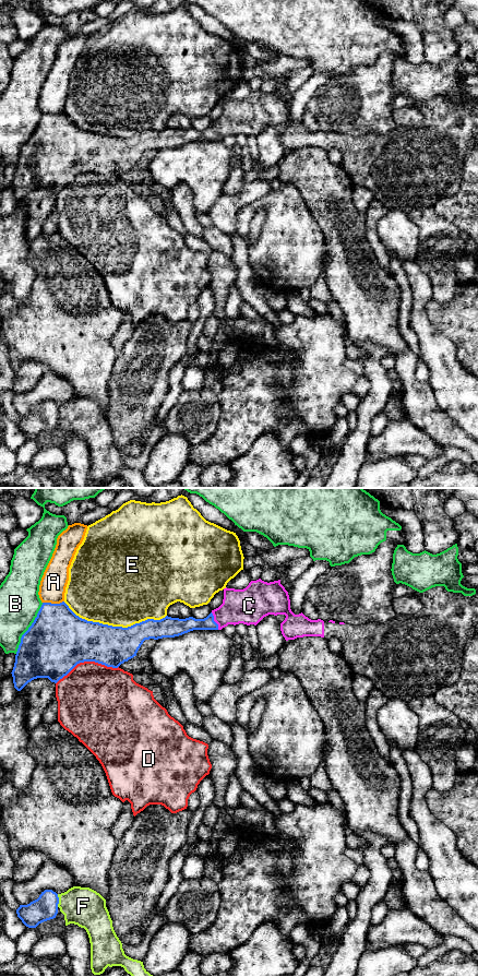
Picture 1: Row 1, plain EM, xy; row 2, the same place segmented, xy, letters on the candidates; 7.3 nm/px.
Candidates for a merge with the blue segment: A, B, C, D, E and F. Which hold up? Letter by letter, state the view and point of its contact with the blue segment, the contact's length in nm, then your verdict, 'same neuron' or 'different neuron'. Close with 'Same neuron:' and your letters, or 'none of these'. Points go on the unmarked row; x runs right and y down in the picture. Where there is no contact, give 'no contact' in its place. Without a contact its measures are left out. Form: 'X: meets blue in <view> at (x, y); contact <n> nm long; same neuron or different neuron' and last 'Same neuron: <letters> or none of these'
A: meets blue in xy at (52, 115); contact 160 nm long; different neuron
B: meets blue in xy at (28, 139); contact 420 nm long; different neuron
C: meets blue in xy at (214, 132); contact 140 nm long; same neuron
D: meets blue in xy at (86, 171); contact 480 nm long; different neuron
E: meets blue in xy at (115, 138); contact 750 nm long; different neuron
F: meets blue in xy at (58, 412); contact 100 nm long; different neuron
Same neuron: C

